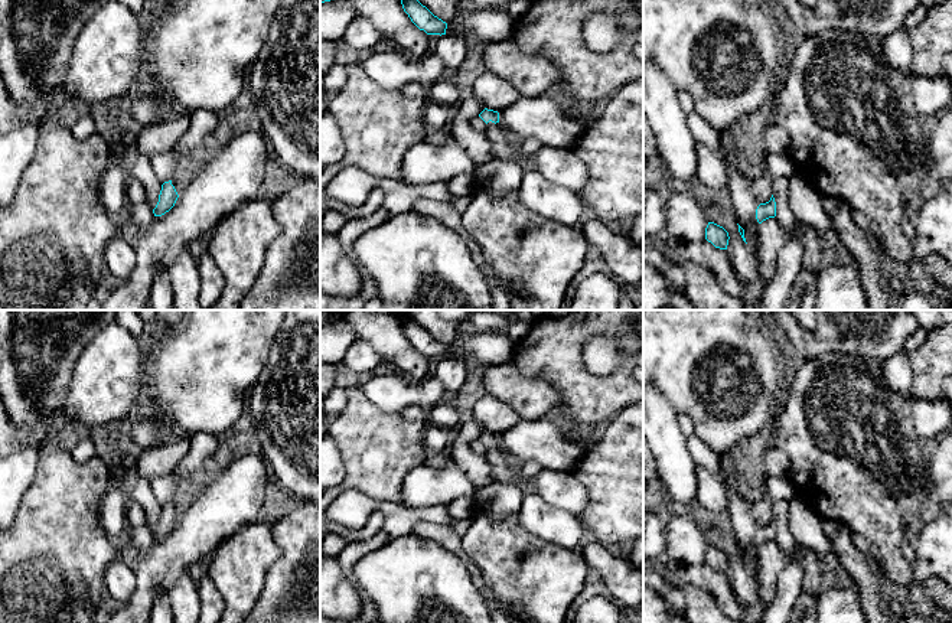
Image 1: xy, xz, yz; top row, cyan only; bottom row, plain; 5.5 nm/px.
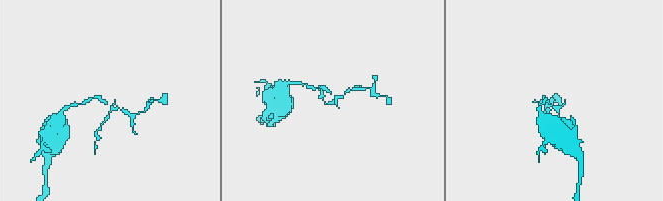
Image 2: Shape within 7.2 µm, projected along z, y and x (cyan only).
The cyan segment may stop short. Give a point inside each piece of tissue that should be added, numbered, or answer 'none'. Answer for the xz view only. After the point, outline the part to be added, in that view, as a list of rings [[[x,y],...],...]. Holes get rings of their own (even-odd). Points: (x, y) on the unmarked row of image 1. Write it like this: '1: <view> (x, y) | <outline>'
1: xz (496, 457) | [[[489,444],[485,457],[492,467],[493,480],[521,485],[519,474],[509,467],[506,453],[501,449],[501,446],[495,447]]]

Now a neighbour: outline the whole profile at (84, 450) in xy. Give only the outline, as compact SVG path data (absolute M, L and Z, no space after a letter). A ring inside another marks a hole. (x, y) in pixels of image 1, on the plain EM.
M89 437L81 440L72 450L71 456L78 463L85 463L95 457L95 446Z

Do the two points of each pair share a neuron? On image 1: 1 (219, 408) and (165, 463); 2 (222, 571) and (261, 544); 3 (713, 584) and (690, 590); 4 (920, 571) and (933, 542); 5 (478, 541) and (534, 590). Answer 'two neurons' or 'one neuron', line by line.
1: two neurons
2: one neuron
3: two neurons
4: one neuron
5: one neuron

